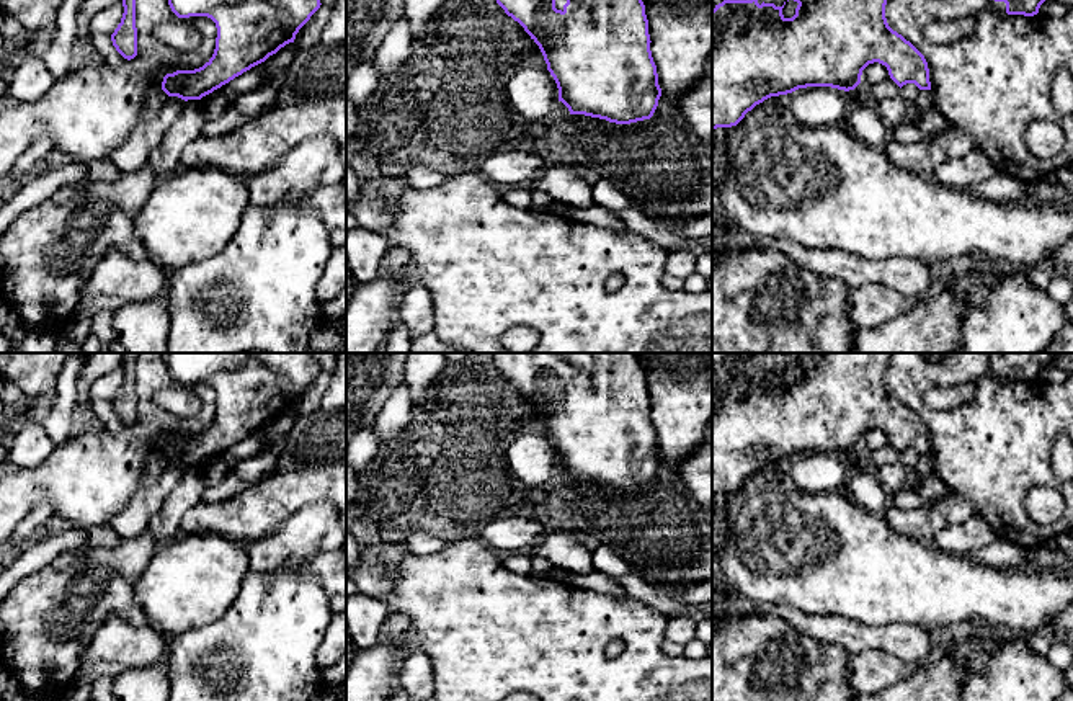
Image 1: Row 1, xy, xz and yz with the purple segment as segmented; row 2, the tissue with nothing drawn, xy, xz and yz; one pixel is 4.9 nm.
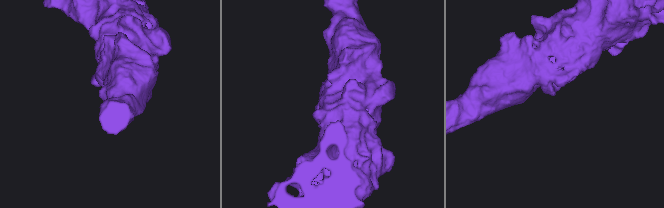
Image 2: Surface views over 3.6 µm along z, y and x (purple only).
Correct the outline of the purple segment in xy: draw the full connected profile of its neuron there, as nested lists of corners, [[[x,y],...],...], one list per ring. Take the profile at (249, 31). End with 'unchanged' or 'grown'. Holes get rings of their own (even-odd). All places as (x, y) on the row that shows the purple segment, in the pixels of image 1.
[[[168,0],[178,18],[207,16],[216,23],[217,38],[212,57],[199,69],[167,74],[162,90],[185,101],[201,100],[235,77],[265,62],[281,47],[294,42],[299,29],[320,8],[320,0]]]; unchanged

